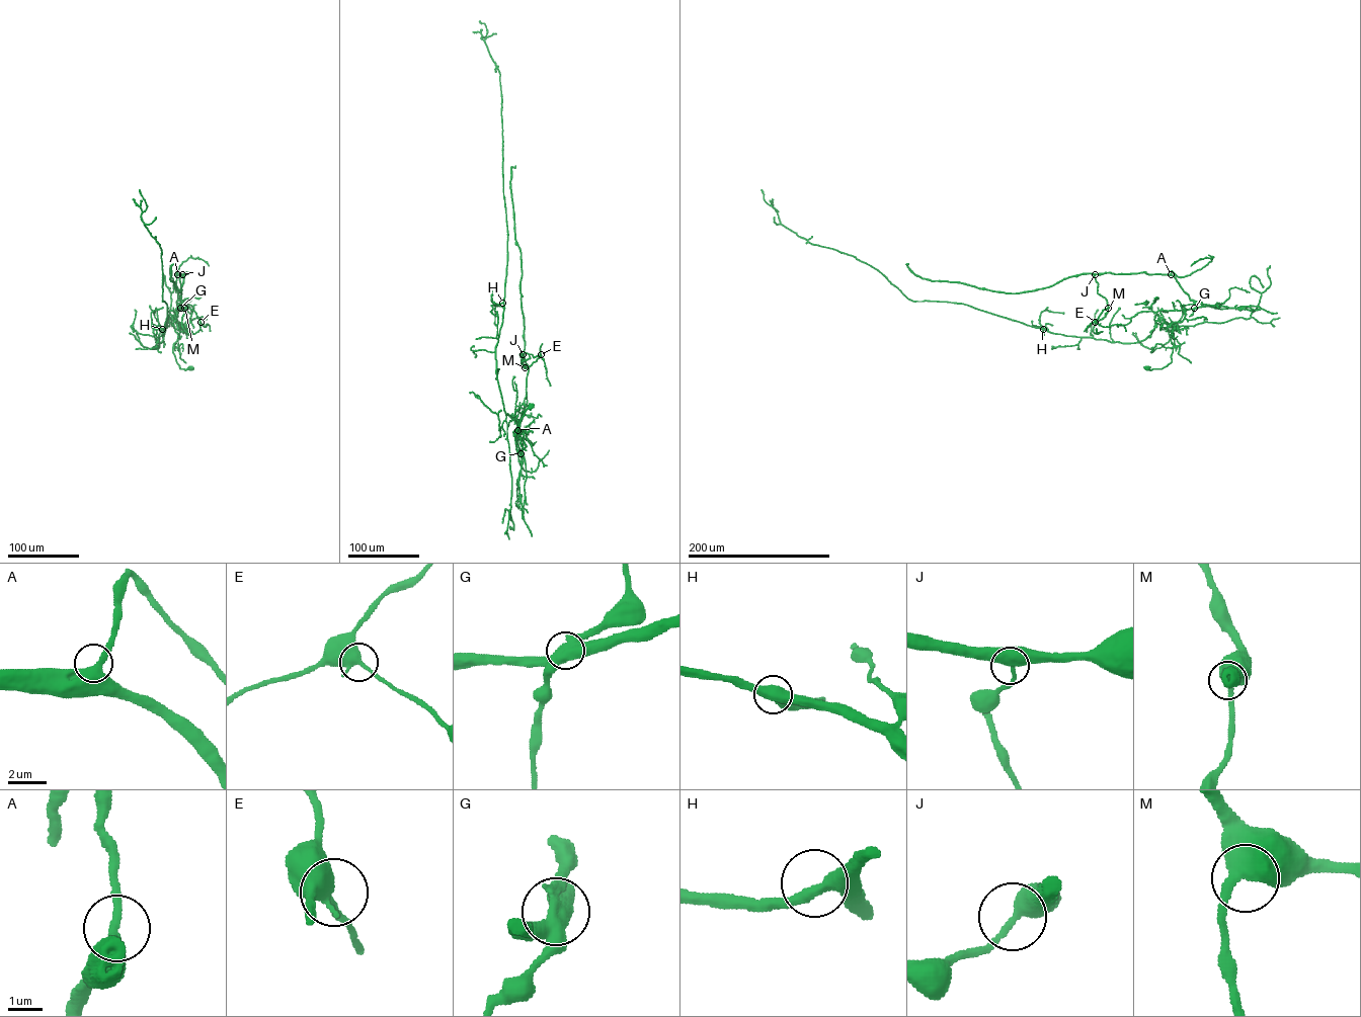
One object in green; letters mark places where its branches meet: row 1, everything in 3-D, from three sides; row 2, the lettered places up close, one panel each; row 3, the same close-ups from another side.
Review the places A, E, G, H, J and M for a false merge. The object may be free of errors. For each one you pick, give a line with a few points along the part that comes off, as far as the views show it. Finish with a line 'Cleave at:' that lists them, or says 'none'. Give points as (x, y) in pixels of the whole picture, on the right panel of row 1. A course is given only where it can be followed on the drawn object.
G: course (1194, 309), (1196, 303), (1172, 275), (1145, 271), (1082, 273), (1048, 287), (1011, 293), (924, 278), (906, 264)
Cleave at: G

